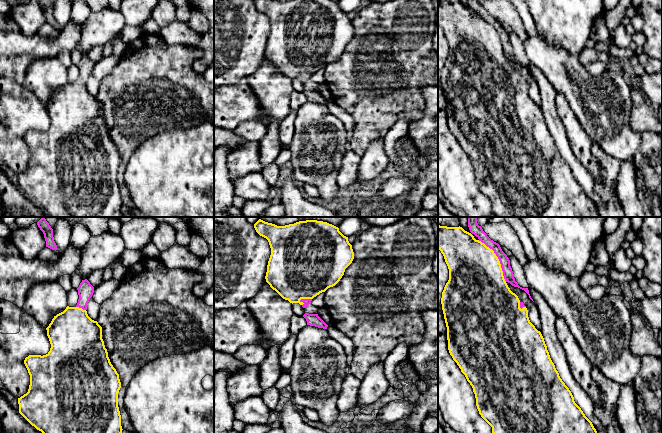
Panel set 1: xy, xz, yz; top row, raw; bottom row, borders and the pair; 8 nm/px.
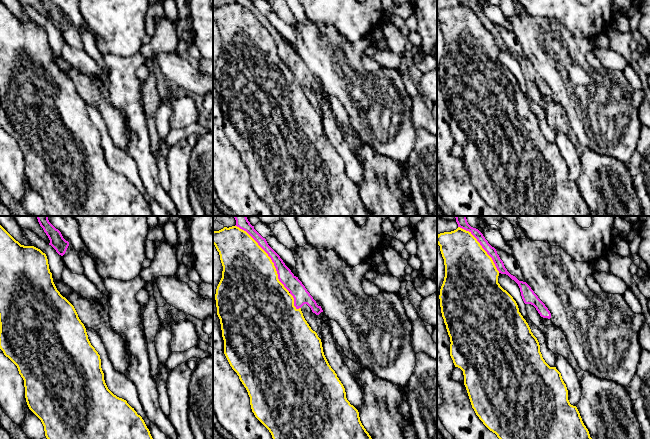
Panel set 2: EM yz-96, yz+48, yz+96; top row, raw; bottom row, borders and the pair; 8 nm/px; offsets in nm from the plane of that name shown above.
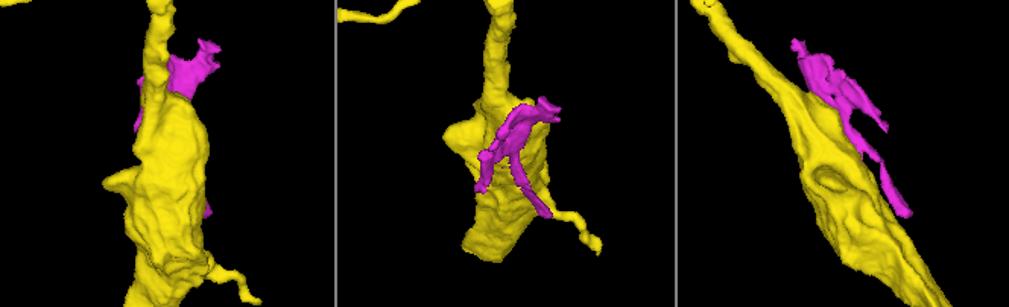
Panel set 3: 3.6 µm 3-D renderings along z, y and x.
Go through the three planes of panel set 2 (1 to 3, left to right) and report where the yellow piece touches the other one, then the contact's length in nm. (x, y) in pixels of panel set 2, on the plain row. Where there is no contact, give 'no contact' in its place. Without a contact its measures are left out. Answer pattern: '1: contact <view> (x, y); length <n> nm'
1: no contact
2: contact yz+48 (268, 31); length 700 nm
3: contact yz+96 (482, 23); length 500 nm

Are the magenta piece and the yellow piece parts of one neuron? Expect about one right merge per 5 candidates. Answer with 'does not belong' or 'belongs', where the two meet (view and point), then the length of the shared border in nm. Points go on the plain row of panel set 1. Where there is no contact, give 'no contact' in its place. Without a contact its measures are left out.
belongs; contact yz (498, 34); length 400 nm

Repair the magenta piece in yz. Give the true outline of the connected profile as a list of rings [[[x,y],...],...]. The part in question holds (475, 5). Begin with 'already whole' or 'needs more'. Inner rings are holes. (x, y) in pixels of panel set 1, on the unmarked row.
needs more | [[[468,0],[468,3],[470,6],[469,8],[465,7],[460,2],[447,3],[438,1],[438,25],[443,30],[449,45],[449,56],[442,68],[441,80],[447,103],[449,129],[472,162],[479,190],[492,203],[493,213],[498,217],[600,217],[592,198],[575,179],[571,167],[560,154],[559,149],[550,134],[541,108],[538,107],[529,96],[526,82],[519,76],[518,72],[510,66],[507,60],[510,59],[512,62],[524,66],[533,77],[528,64],[520,63],[515,57],[510,42],[510,36],[502,27],[500,21],[491,16],[478,0]]]

